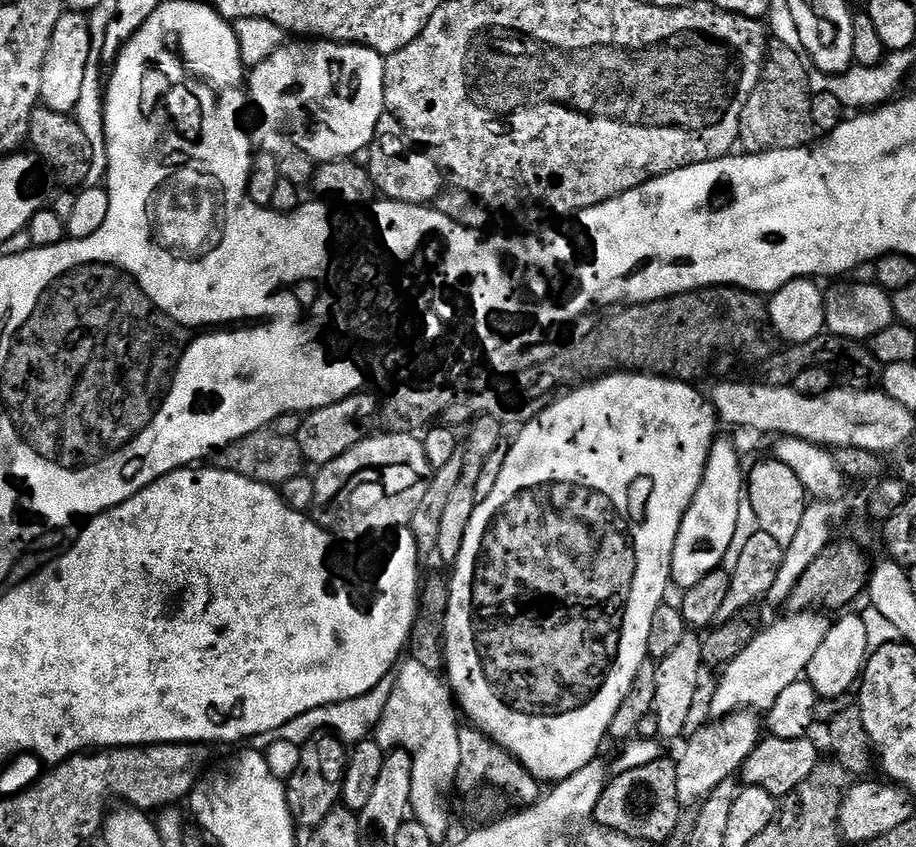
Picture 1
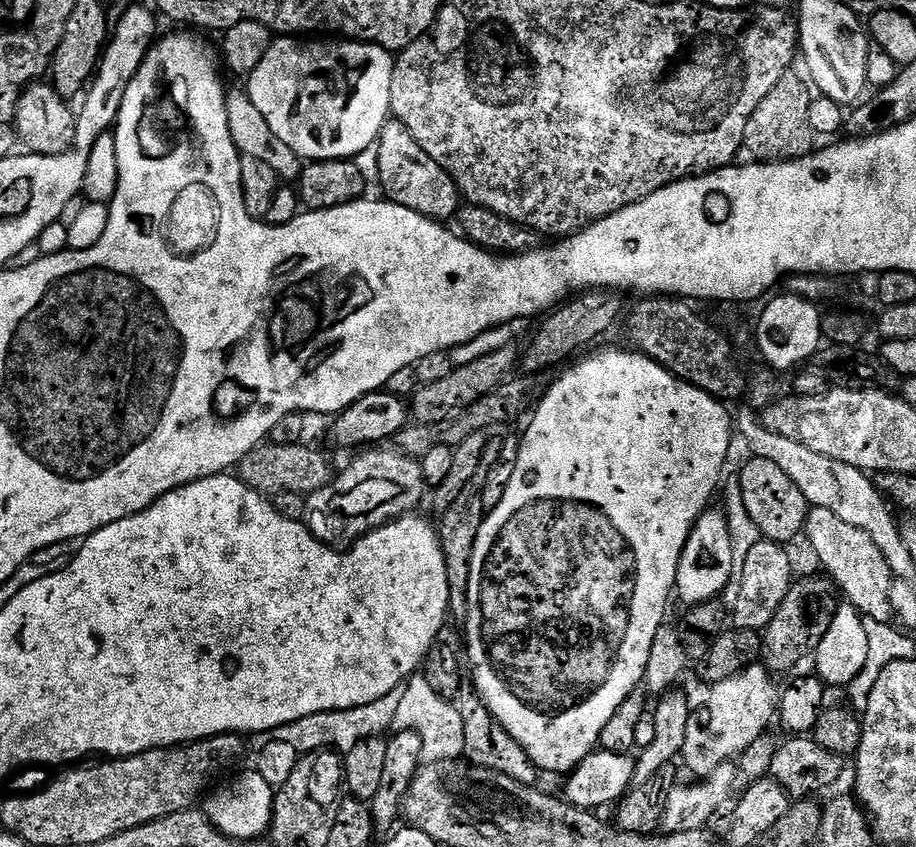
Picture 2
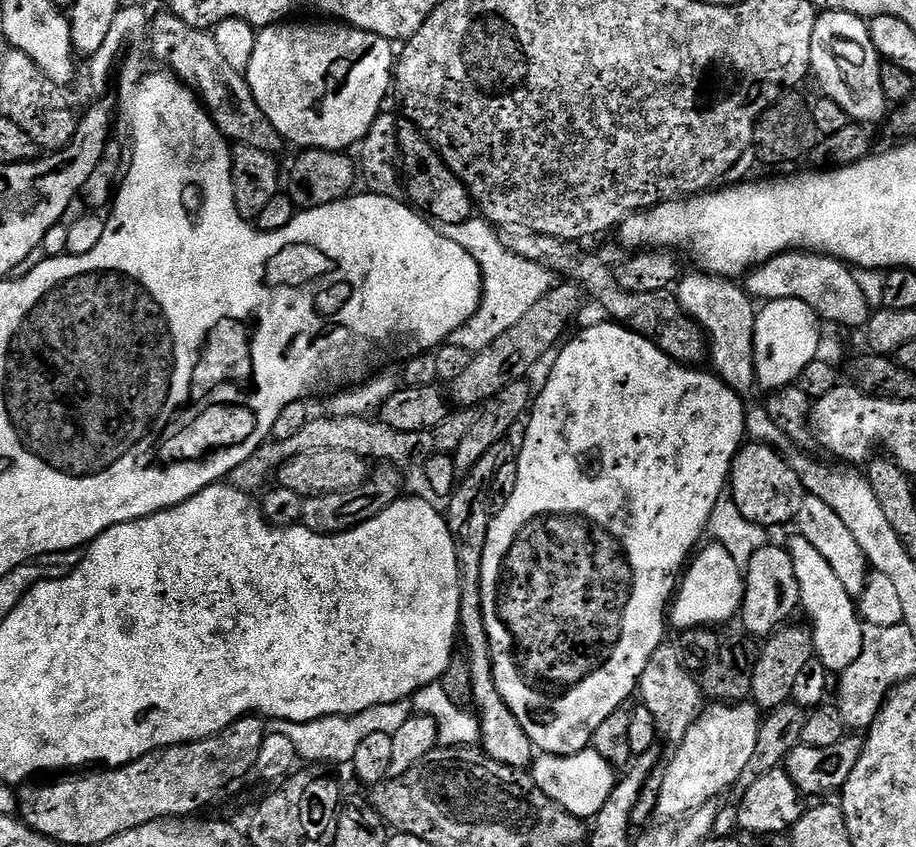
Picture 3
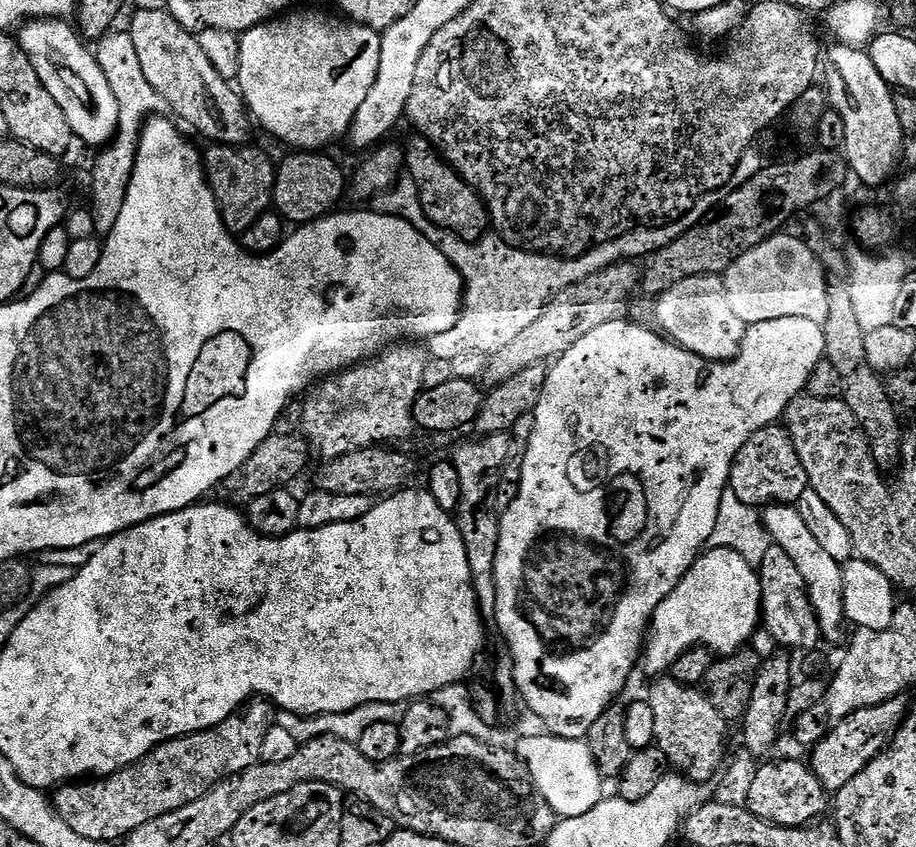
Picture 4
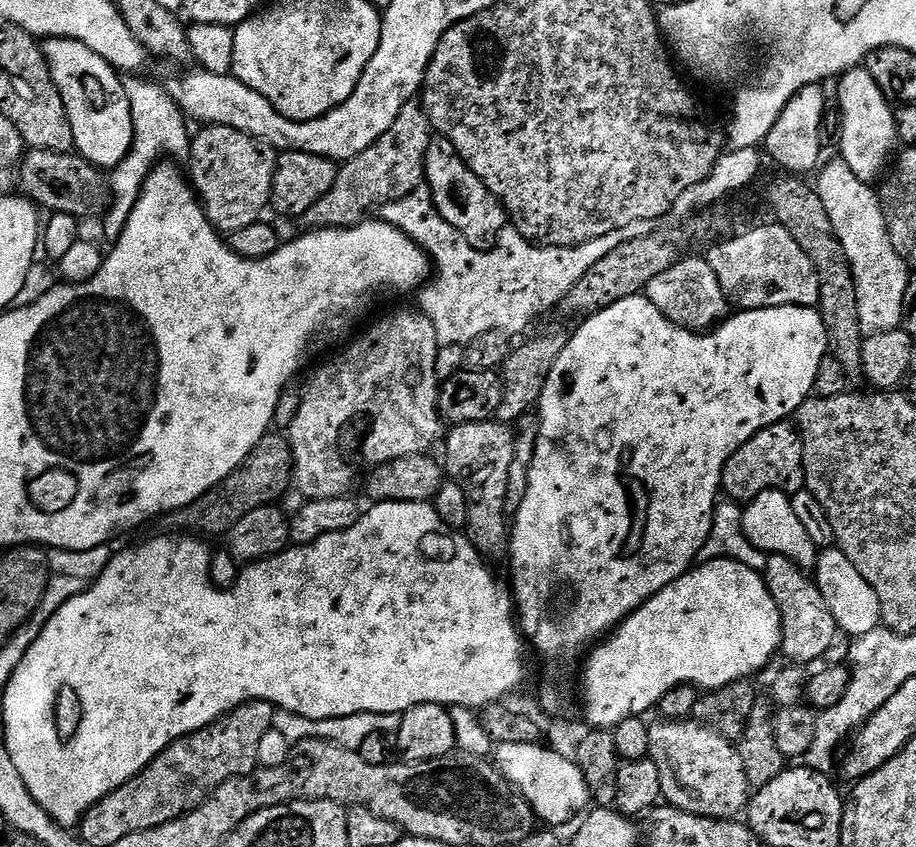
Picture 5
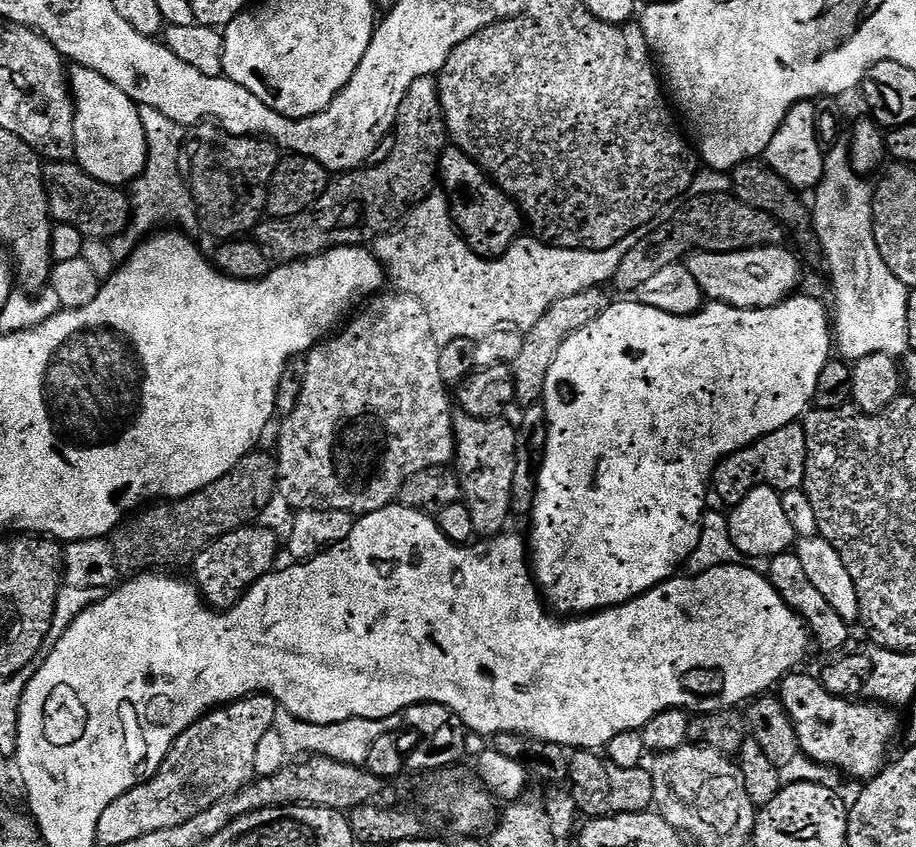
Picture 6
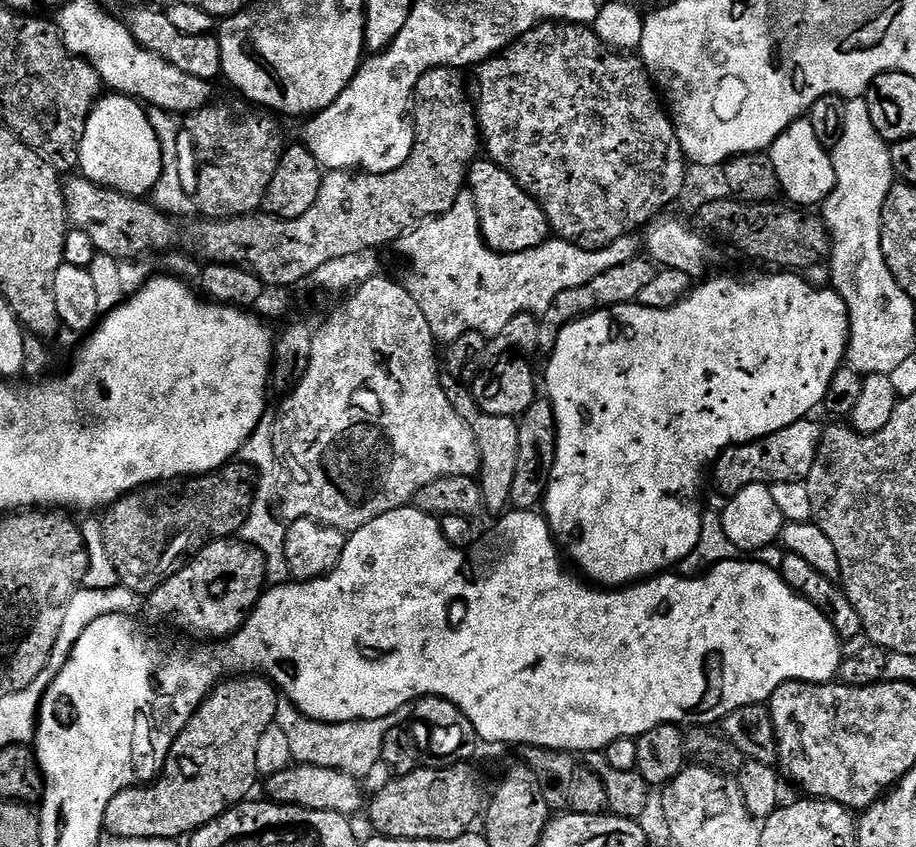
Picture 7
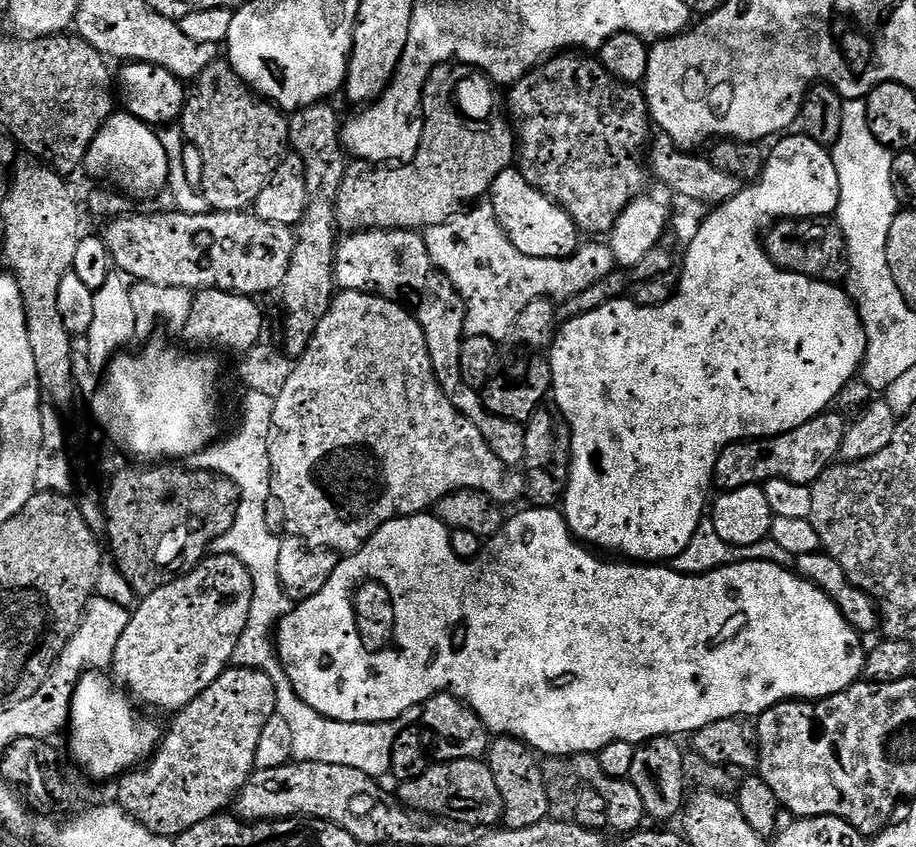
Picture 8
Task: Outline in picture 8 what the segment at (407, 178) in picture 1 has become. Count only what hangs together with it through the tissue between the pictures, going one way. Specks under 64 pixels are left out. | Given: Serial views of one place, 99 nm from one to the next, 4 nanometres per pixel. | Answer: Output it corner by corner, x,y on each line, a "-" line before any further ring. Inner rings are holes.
513,166
502,170
498,178
494,178
490,193
490,202
494,206
494,214
506,234
506,238
522,254
530,254
530,258
558,258
565,260
572,256
582,243
582,233
576,223
542,190
530,186
520,173
519,167

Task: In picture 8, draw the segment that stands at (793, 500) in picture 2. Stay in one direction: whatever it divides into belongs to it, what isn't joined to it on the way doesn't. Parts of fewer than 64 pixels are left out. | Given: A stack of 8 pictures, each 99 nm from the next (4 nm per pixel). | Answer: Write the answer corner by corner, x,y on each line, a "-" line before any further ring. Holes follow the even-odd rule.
829,410
789,432
765,436
763,440
741,440
738,444
726,446
712,475
715,487
733,492
751,484
763,486
767,480
811,486
839,457
845,427
845,417
839,411

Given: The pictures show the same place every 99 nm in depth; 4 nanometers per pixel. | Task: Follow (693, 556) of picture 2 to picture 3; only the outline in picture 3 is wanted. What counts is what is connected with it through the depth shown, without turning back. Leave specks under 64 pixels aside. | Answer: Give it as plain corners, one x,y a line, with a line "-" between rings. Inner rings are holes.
708,543
695,553
679,581
678,591
670,604
671,627
673,624
676,628
695,630
712,626
708,624
724,624
727,620
737,619
744,600
744,572
723,544

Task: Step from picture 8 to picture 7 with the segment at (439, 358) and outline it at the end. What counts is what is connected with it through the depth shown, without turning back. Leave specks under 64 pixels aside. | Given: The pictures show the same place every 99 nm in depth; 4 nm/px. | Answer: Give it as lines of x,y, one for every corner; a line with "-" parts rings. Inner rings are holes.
445,375
443,377
446,398
450,398
450,406
467,424
474,434
474,438
480,447
480,470
478,483
484,495
485,509
490,513
500,514
512,503
512,491
514,490
514,474
518,470
518,430
519,423
510,416
495,416
486,414
482,406
472,396
471,387
460,384
454,378

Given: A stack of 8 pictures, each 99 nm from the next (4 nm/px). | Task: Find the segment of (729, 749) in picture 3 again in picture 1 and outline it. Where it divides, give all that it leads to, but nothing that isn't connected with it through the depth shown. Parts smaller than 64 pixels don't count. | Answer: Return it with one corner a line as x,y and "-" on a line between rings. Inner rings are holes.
819,611
798,612
785,615
785,620
757,631
756,637
723,669
724,677
712,696
713,717
725,718
732,713
755,710
767,713
774,706
782,690
799,681
807,673
810,658
822,646
830,627
827,615
-
828,619
828,620
827,620

